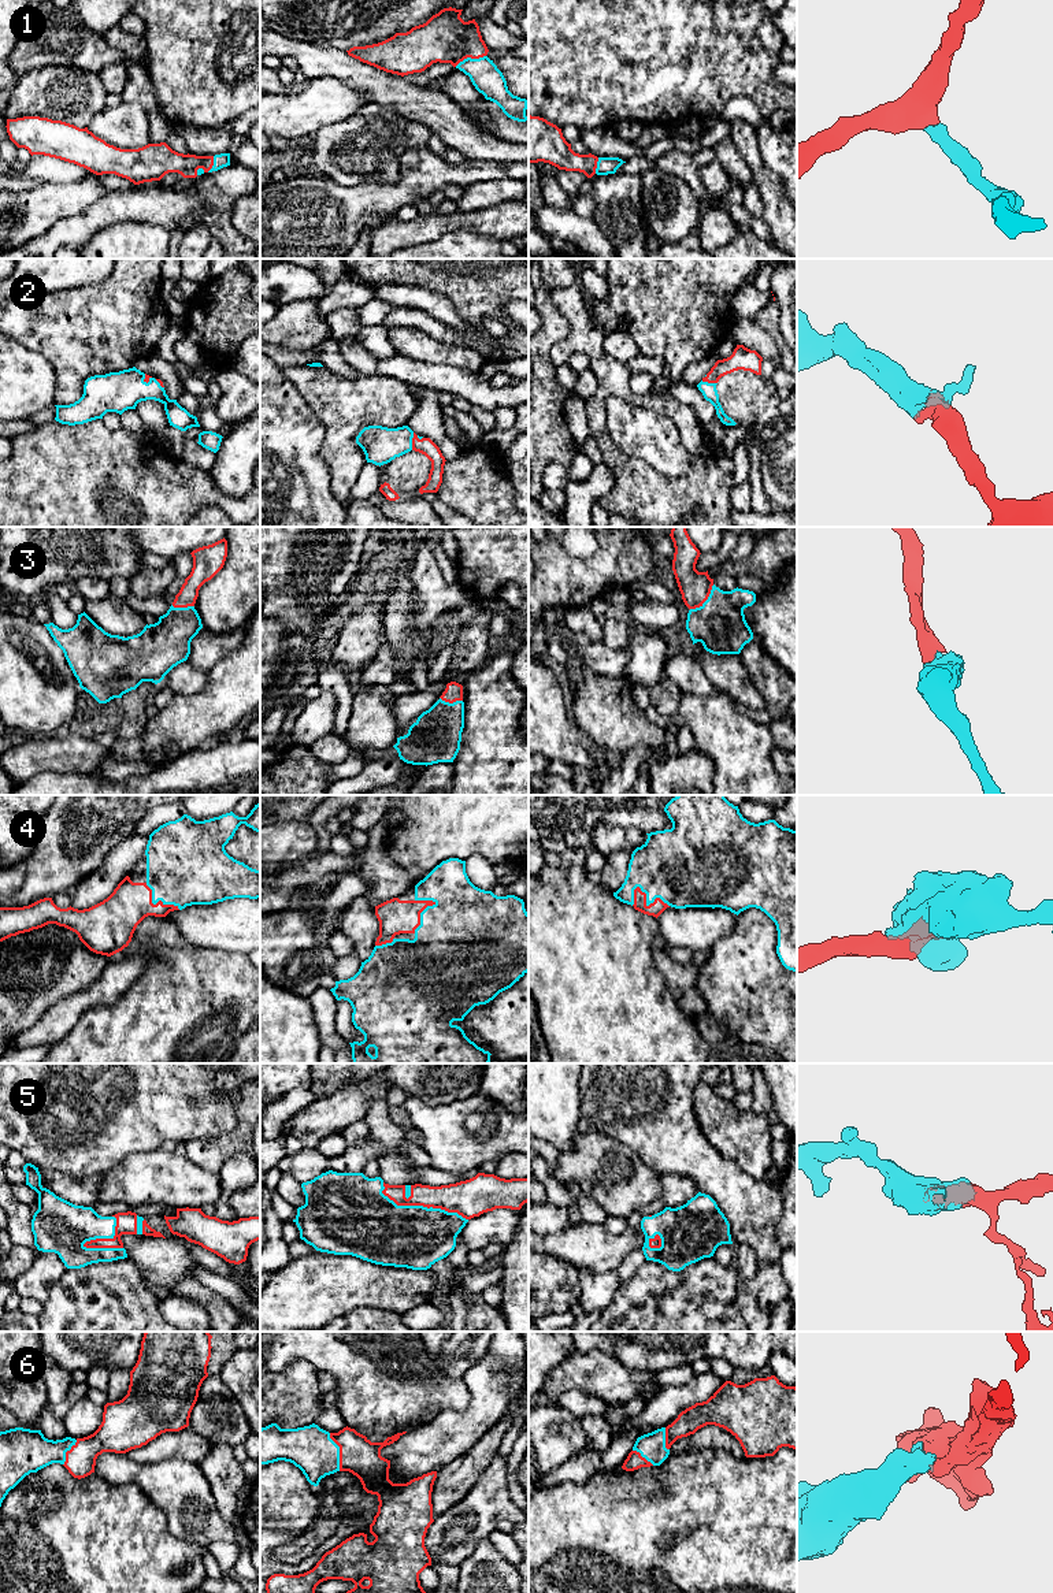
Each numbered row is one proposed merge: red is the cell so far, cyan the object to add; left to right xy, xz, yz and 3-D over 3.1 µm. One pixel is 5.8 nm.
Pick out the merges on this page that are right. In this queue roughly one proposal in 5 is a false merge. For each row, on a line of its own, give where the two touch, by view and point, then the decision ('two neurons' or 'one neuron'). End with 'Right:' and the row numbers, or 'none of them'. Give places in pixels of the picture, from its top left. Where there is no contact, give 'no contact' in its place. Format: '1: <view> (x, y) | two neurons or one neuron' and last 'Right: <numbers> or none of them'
1: xz (470, 56) | one neuron
2: xz (412, 441) | one neuron
3: yz (705, 600) | one neuron
4: yz (645, 903) | one neuron
5: xz (421, 1205) | one neuron
6: xz (340, 1452) | one neuron
Right: 1, 2, 3, 4, 5, 6

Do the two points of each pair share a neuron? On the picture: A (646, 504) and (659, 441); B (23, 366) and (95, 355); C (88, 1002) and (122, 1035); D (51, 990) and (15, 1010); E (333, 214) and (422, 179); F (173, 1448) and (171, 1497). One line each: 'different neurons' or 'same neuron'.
A: different neurons
B: different neurons
C: different neurons
D: same neuron
E: same neuron
F: different neurons

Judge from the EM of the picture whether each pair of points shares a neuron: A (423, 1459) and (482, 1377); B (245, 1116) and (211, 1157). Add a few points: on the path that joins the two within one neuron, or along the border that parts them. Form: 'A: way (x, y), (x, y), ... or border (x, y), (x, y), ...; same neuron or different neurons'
A: way (444, 1439), (482, 1403), (482, 1397); same neuron
B: way (245, 1127), (222, 1148); same neuron

